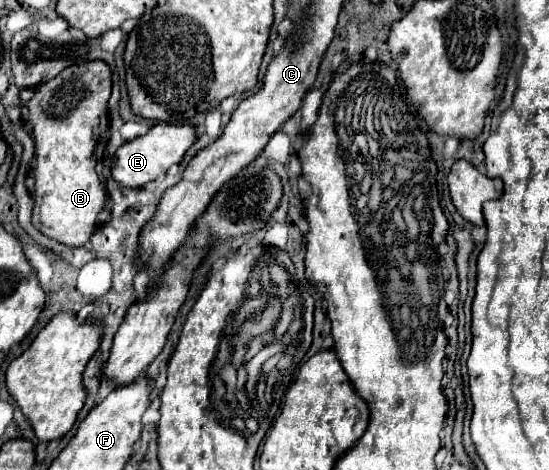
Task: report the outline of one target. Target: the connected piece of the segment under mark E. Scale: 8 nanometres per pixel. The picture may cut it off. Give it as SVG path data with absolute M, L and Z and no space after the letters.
M157 123L145 135L127 141L115 151L115 163L111 169L111 177L119 183L119 187L143 187L149 181L165 175L171 165L181 163L185 151L195 141L195 127L191 125L173 125L173 123Z

